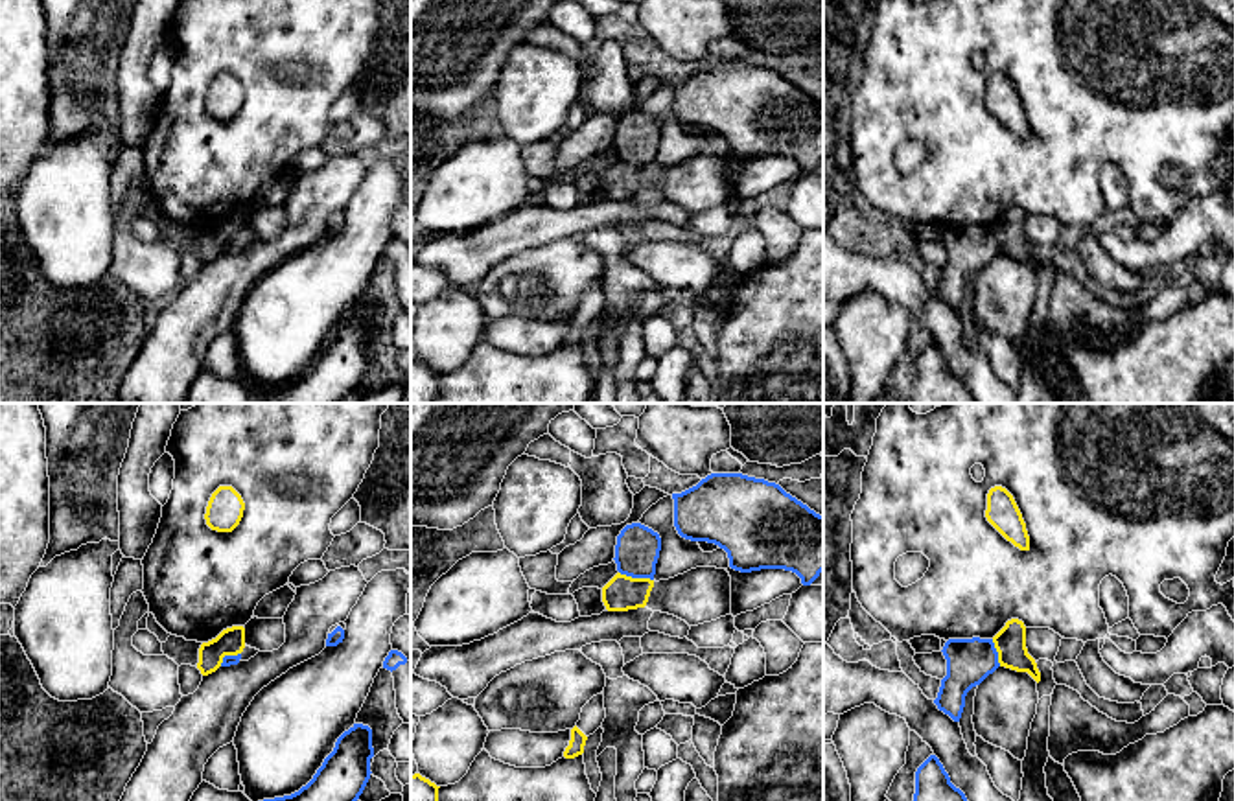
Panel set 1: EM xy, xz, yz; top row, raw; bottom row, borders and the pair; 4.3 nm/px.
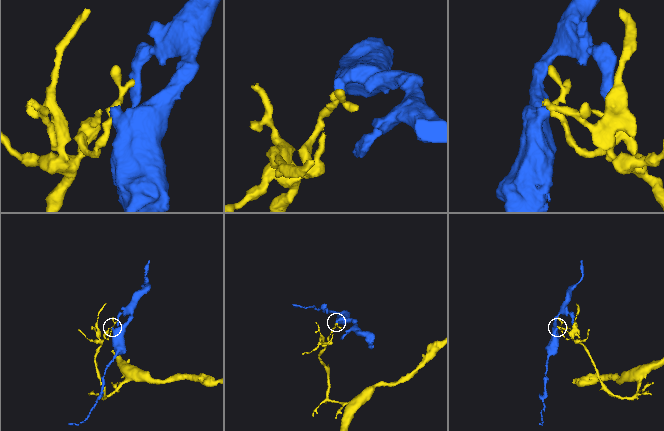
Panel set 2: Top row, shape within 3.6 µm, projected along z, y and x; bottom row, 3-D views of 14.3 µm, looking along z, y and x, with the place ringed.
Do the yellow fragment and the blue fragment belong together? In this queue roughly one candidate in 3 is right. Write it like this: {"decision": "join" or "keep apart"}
{"decision": "keep apart"}

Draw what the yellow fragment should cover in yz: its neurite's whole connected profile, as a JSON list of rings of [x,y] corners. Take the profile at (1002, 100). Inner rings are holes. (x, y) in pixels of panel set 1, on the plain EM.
[[[995,74],[989,77],[985,105],[1015,134],[1030,138],[1026,110],[1013,83],[1006,75]]]

